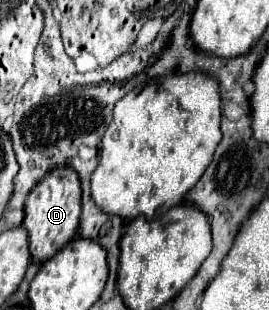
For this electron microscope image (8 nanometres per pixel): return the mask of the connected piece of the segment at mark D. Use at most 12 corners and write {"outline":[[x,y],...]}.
{"outline":[[51,170],[25,200],[33,260],[77,232],[79,176]]}

